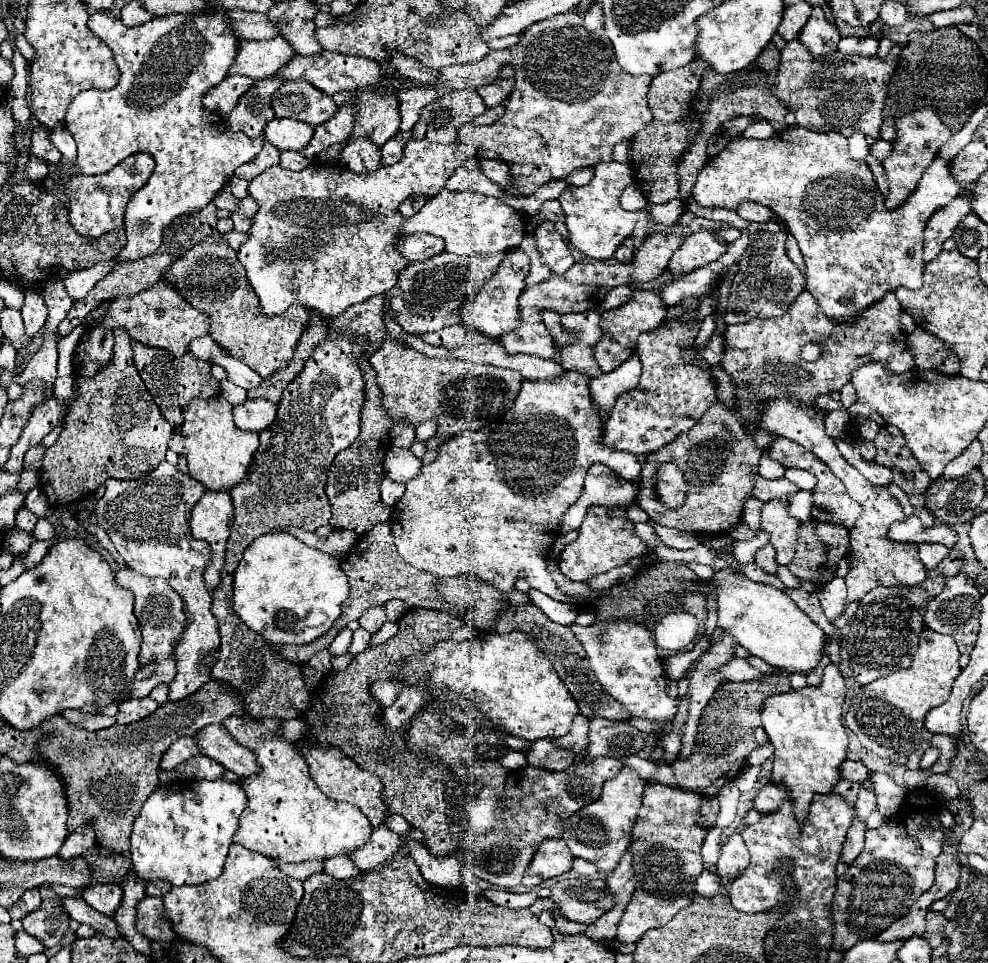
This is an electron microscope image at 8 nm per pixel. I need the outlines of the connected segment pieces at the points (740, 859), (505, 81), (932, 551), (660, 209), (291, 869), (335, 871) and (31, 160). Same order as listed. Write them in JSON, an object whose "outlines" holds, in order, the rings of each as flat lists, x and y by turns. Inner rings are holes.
{"outlines":[[[732,834,728,838,728,842,722,846,720,852,720,860,716,864,718,874,720,874,720,882,722,882,722,894,730,894,730,886,732,882,744,874,744,870,750,864,750,854,746,850,746,844,742,840,740,834]],[[506,64,506,66,502,66,498,80,494,80,492,84,480,86,478,94,482,96,486,106,492,108,492,106,498,106,504,98,508,98,508,94,512,90,514,90,514,66]],[[926,544,926,546,918,546,918,552,920,552,920,560,922,564,932,570,938,566,938,562,948,554,948,548,942,546,942,544]],[[671,200,666,204,650,204,650,214,652,214,652,220,666,228,670,224,675,224,684,213,683,203,681,200]],[[274,860,276,866,280,866,280,870,292,878,298,878,298,880,304,880,316,872,322,872,324,870,324,860,312,860,312,862,300,862,300,864,284,864,280,860]],[[338,856,329,859,328,873,340,880,353,878,360,874,360,868,345,856]],[[28,156,22,172,32,178,32,180,42,180,46,174,48,174,48,164,42,160,42,158,34,158,34,156]]]}

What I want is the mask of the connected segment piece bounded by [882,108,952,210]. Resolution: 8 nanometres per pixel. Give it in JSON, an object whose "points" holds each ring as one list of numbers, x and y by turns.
{"points":[[922,108,908,116,896,118,896,124,898,124,898,138,894,142,894,152,882,162,886,170,888,186,890,186,890,194,884,200,884,206,888,210,896,210,908,200,908,196,916,190,924,170,936,158,936,152,940,150,940,146,952,136,952,130,930,108]]}

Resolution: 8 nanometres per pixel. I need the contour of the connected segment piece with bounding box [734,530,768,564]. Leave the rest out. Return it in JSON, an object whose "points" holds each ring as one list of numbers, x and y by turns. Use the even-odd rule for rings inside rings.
{"points":[[758,530,758,532,756,532,756,538,752,538,752,540,748,540,748,542,740,542,740,544,736,546,734,558,736,558,738,562,742,562,742,564,754,562,754,552,756,552,758,548,762,548,762,546,766,544,766,540,768,540,768,534,766,534,764,530]]}

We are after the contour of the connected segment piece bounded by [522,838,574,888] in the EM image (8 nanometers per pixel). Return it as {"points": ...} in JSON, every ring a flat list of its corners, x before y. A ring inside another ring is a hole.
{"points":[[554,838,544,840,538,846,530,866,526,868,526,874,522,878,522,886,532,888,546,878,554,878,554,876,568,872,572,868,572,858,574,856,570,854,568,846,562,840,554,840]]}

